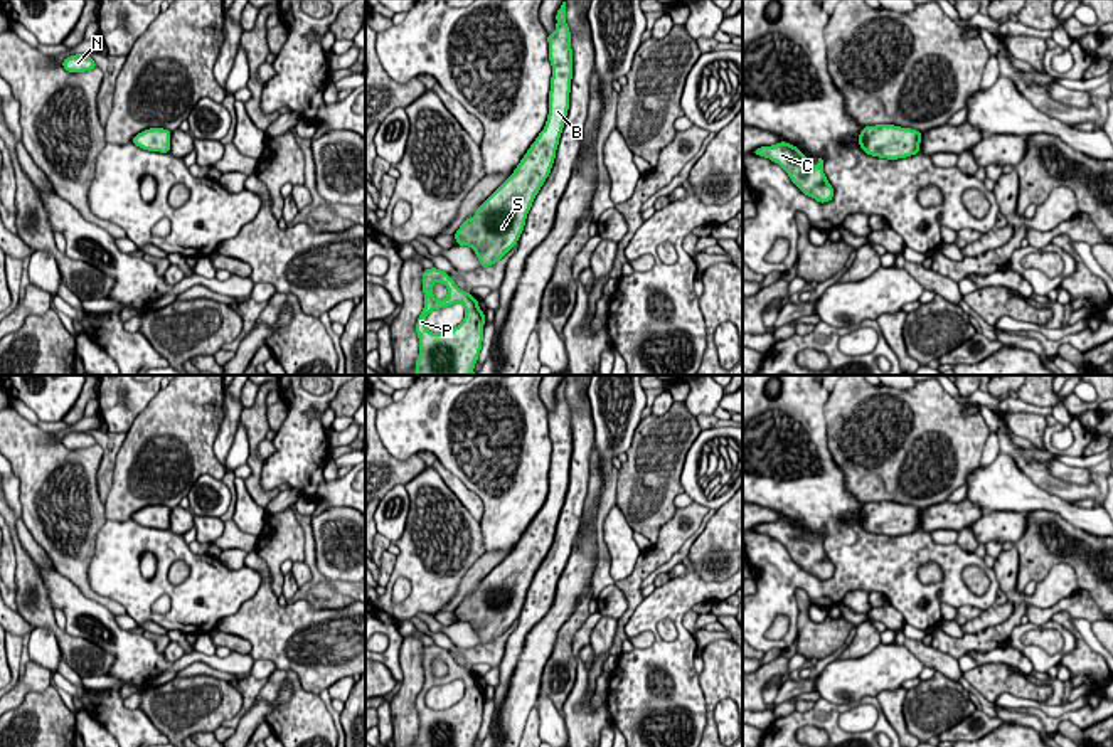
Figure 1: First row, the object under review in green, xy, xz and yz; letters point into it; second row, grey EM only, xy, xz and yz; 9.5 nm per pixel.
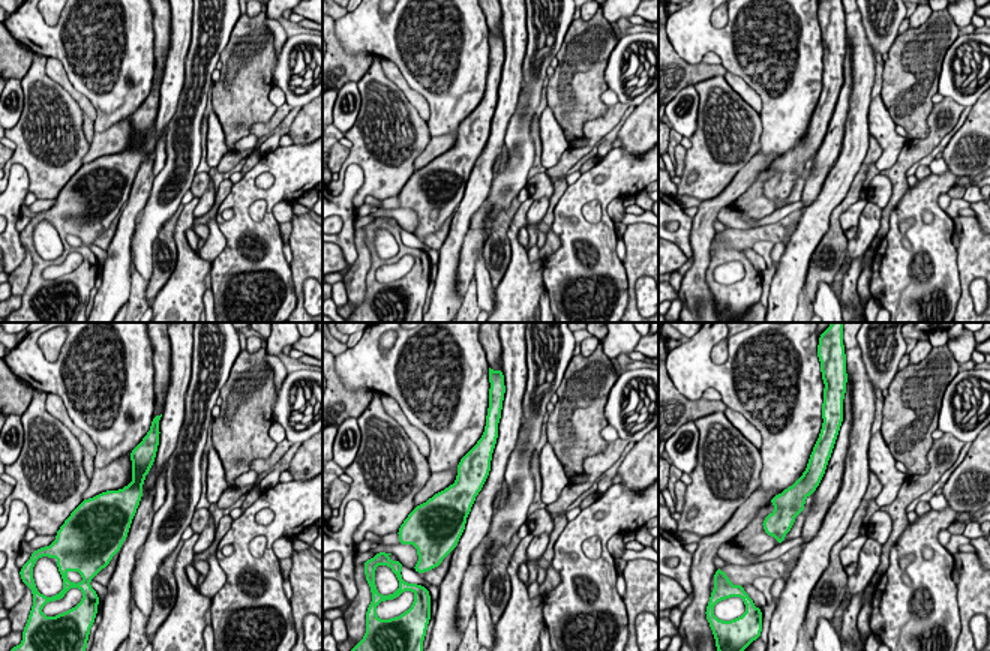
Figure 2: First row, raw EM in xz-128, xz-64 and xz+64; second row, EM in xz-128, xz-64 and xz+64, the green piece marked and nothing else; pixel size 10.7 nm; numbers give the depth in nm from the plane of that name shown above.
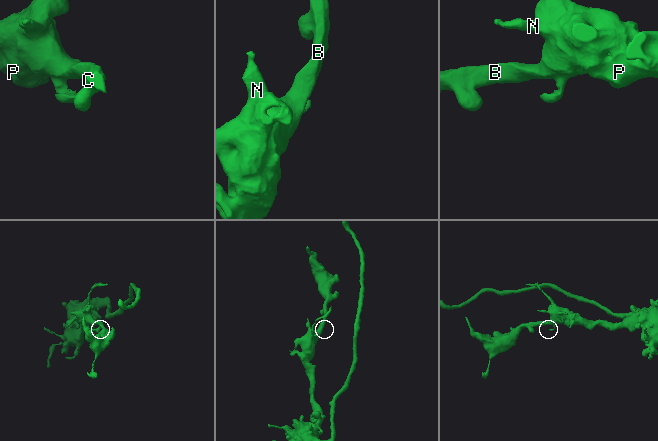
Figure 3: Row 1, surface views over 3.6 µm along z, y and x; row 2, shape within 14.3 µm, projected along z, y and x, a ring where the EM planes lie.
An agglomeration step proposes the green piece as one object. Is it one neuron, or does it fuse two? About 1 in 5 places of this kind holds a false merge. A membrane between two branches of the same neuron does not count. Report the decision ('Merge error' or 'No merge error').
No merge error

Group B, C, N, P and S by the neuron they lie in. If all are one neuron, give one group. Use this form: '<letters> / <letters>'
B C N P S

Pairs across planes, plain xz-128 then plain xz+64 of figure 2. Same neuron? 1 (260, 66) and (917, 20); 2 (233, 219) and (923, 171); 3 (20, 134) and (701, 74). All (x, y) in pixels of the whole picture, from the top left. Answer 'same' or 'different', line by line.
1: different
2: different
3: different

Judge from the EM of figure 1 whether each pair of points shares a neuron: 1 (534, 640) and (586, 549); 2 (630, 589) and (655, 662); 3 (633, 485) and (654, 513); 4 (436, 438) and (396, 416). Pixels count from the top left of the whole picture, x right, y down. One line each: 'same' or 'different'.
1: same
2: different
3: same
4: same

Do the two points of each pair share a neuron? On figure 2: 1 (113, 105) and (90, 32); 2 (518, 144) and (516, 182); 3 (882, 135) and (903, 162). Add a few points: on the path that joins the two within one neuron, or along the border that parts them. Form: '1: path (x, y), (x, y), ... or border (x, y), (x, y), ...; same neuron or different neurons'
1: path (113, 87), (113, 63), (107, 50); same neuron
2: path (518, 153), (516, 173); same neuron
3: border (908, 140), (897, 159), (881, 171); different neurons

